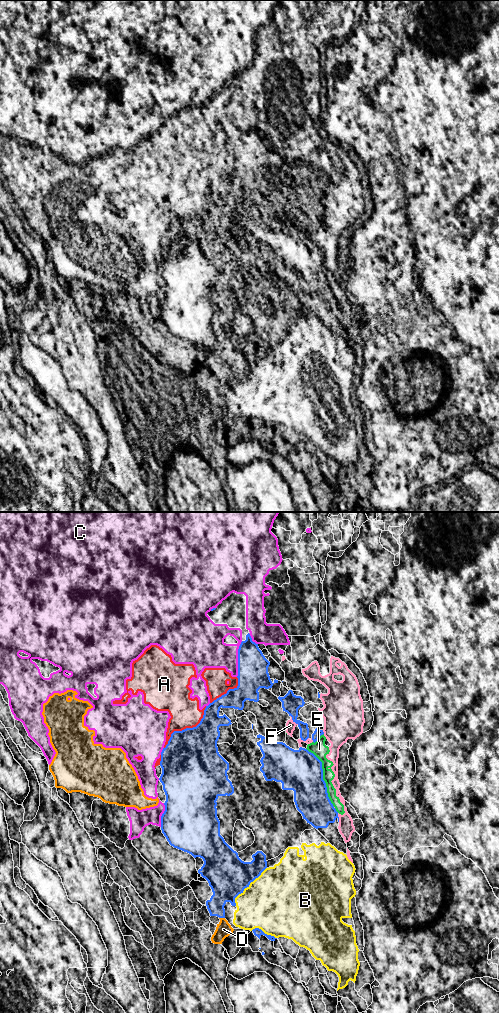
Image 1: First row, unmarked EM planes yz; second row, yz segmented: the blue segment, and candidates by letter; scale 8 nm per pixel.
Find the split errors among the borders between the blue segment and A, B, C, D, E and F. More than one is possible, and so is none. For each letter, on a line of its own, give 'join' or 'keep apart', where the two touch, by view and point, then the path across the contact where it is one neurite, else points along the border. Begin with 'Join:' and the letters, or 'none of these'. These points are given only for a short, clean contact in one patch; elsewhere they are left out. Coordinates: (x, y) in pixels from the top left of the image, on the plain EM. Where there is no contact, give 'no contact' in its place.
Join: none of these
A: keep apart | yz (186, 216)
B: keep apart | yz (247, 374)
C: keep apart | yz (238, 147)
D: keep apart | yz (222, 405)
E: keep apart | yz (322, 265)
F: keep apart | yz (293, 208)

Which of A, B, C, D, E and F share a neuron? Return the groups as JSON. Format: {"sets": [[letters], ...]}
{"sets": [["A", "B", "C", "D", "E", "F"]]}

